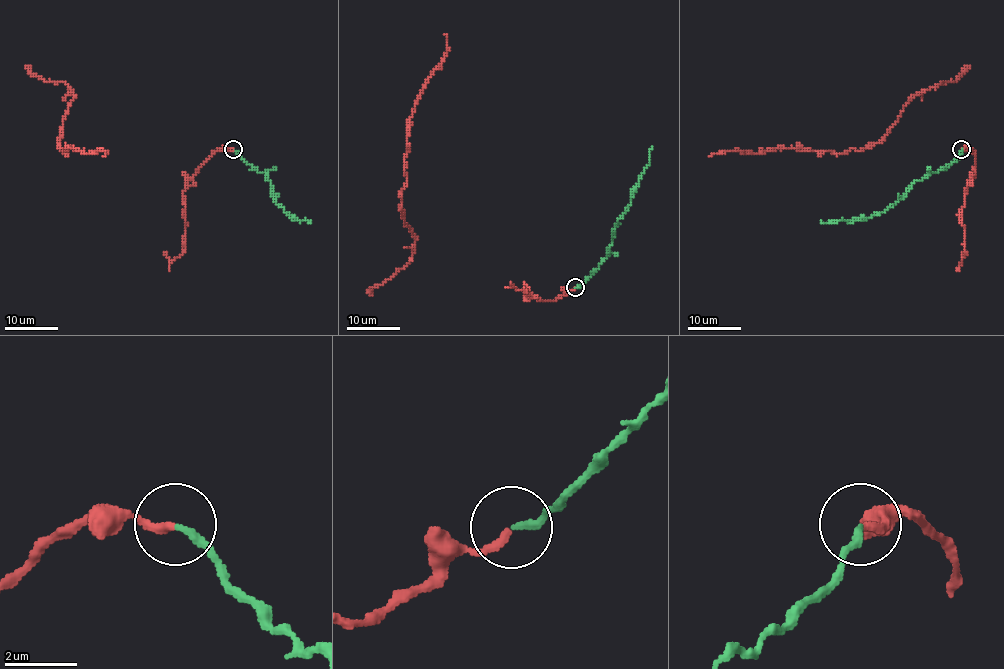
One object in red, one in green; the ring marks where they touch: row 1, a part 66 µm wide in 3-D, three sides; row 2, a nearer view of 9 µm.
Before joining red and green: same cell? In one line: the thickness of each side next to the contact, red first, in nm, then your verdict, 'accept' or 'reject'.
240/200 nm | accept

